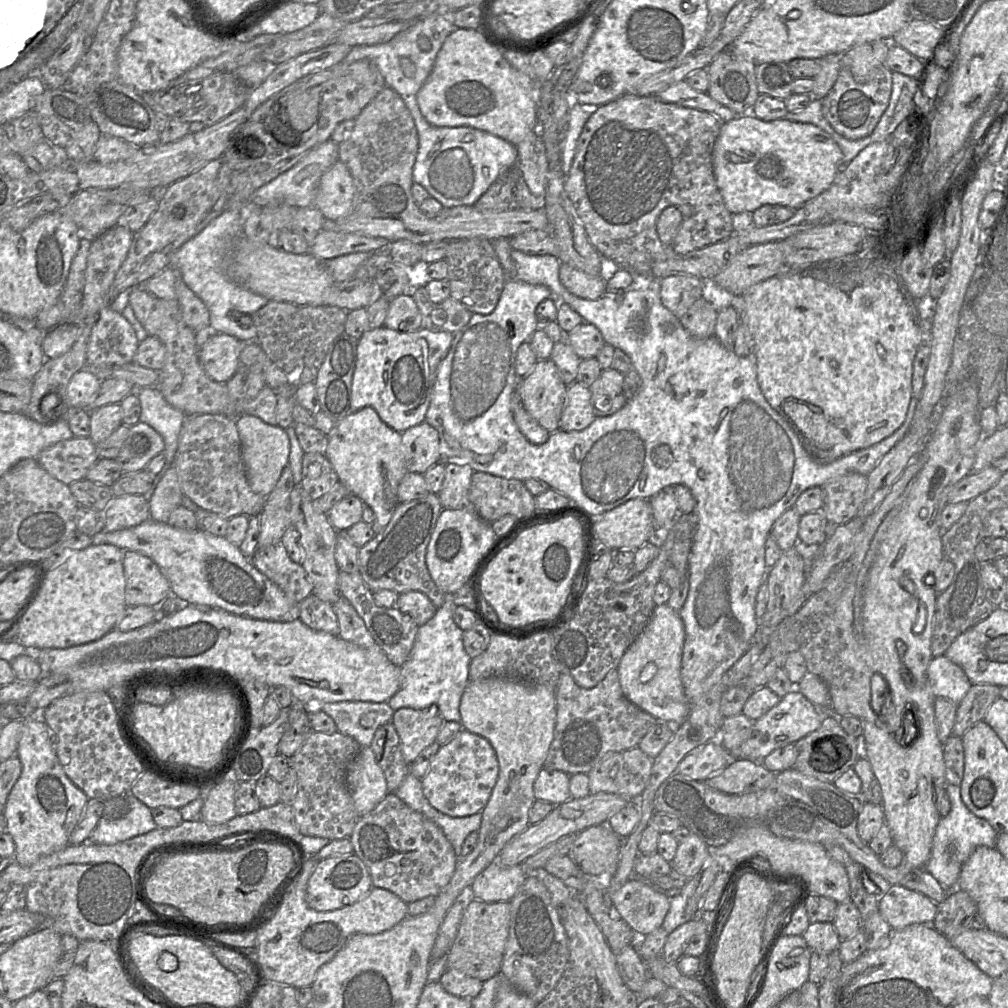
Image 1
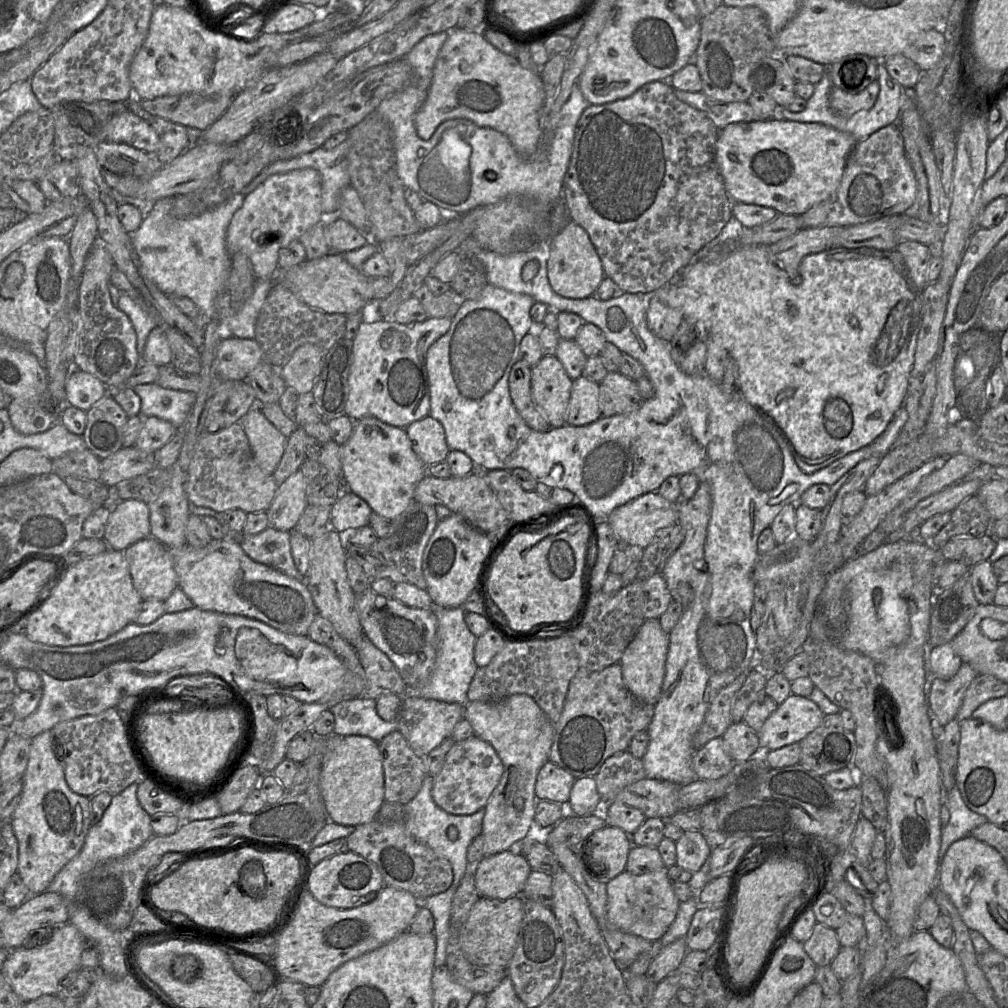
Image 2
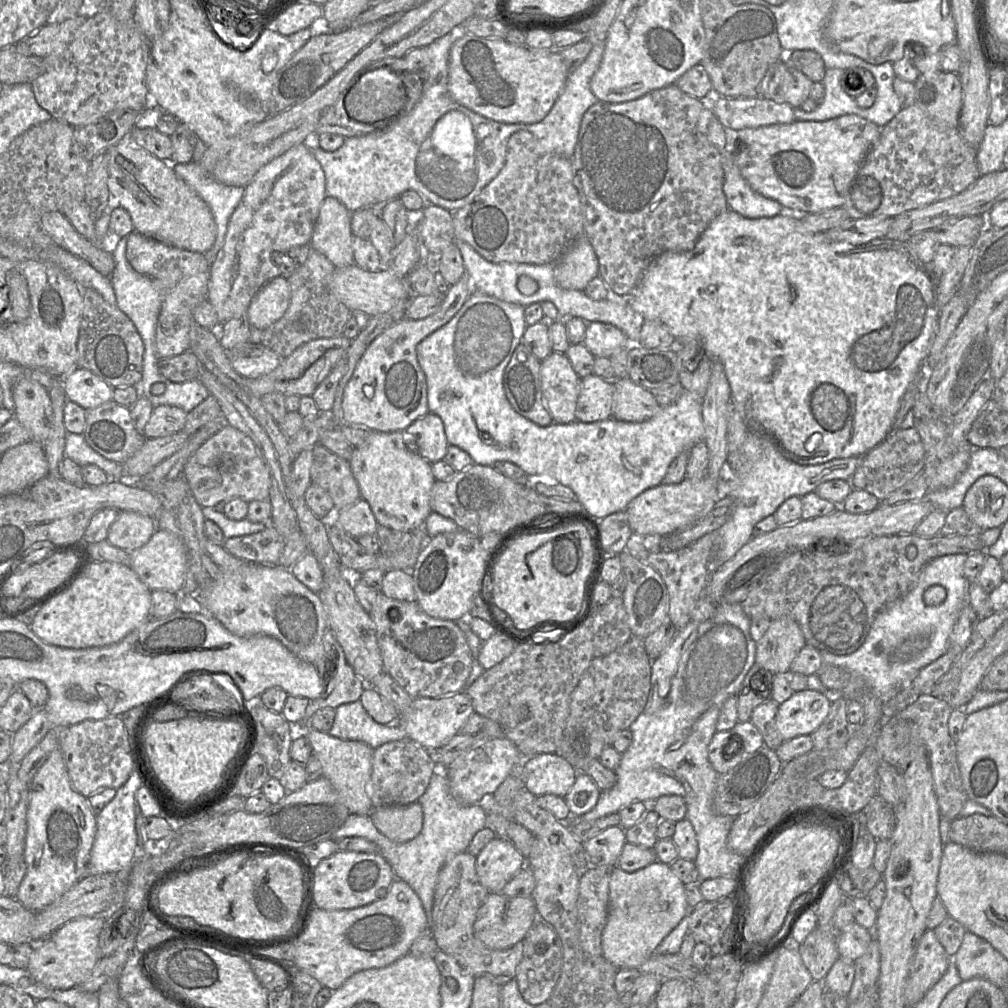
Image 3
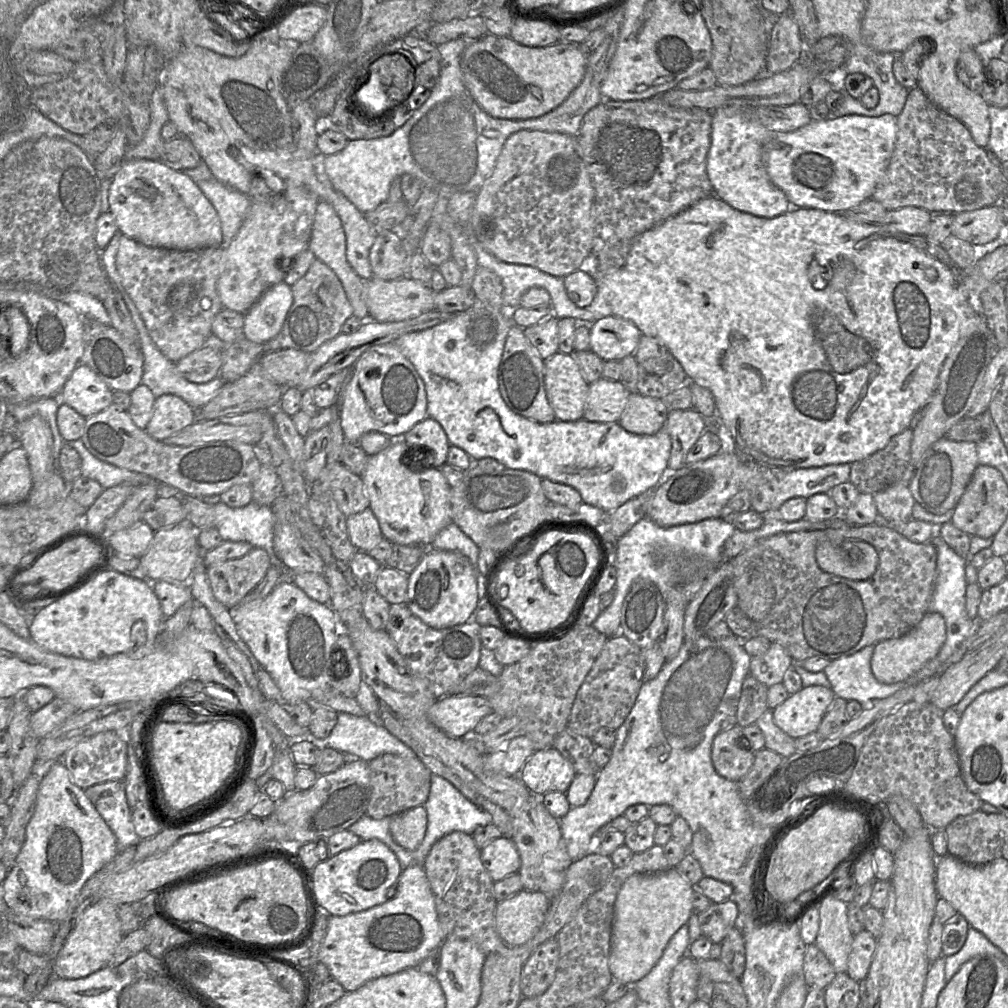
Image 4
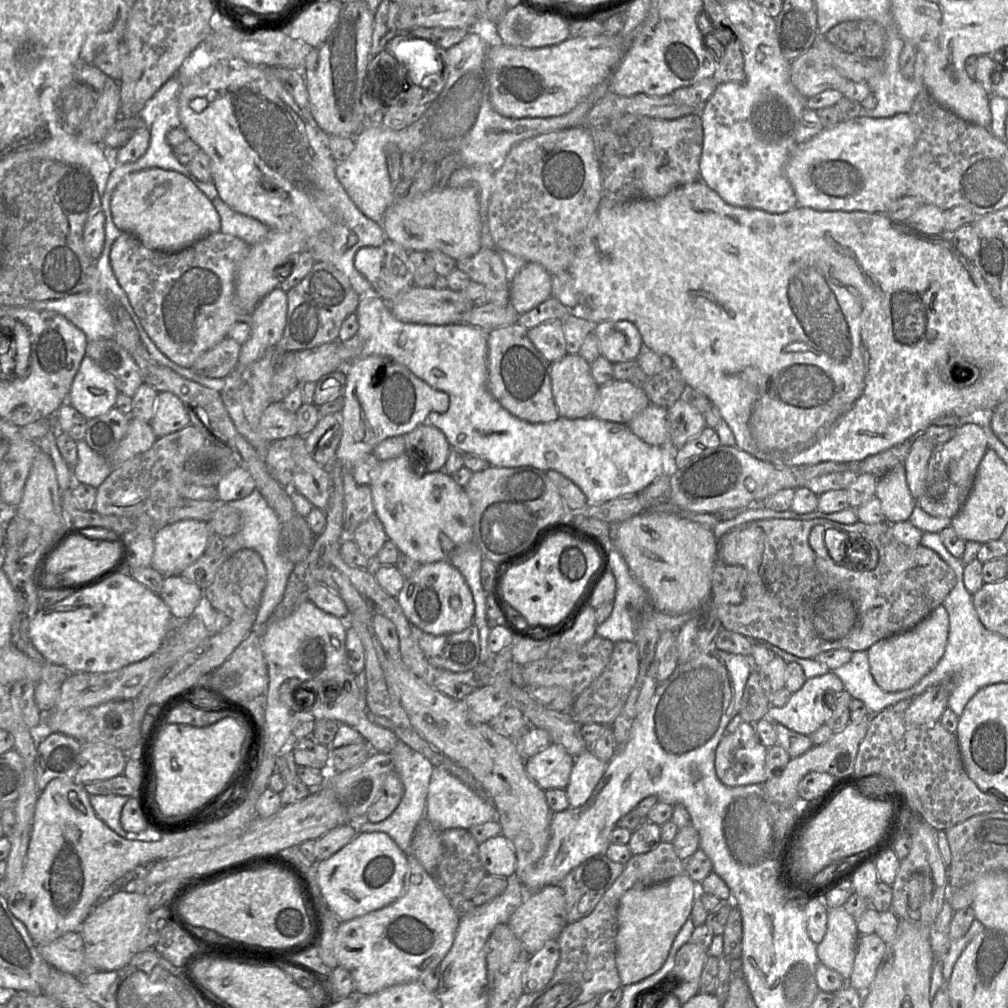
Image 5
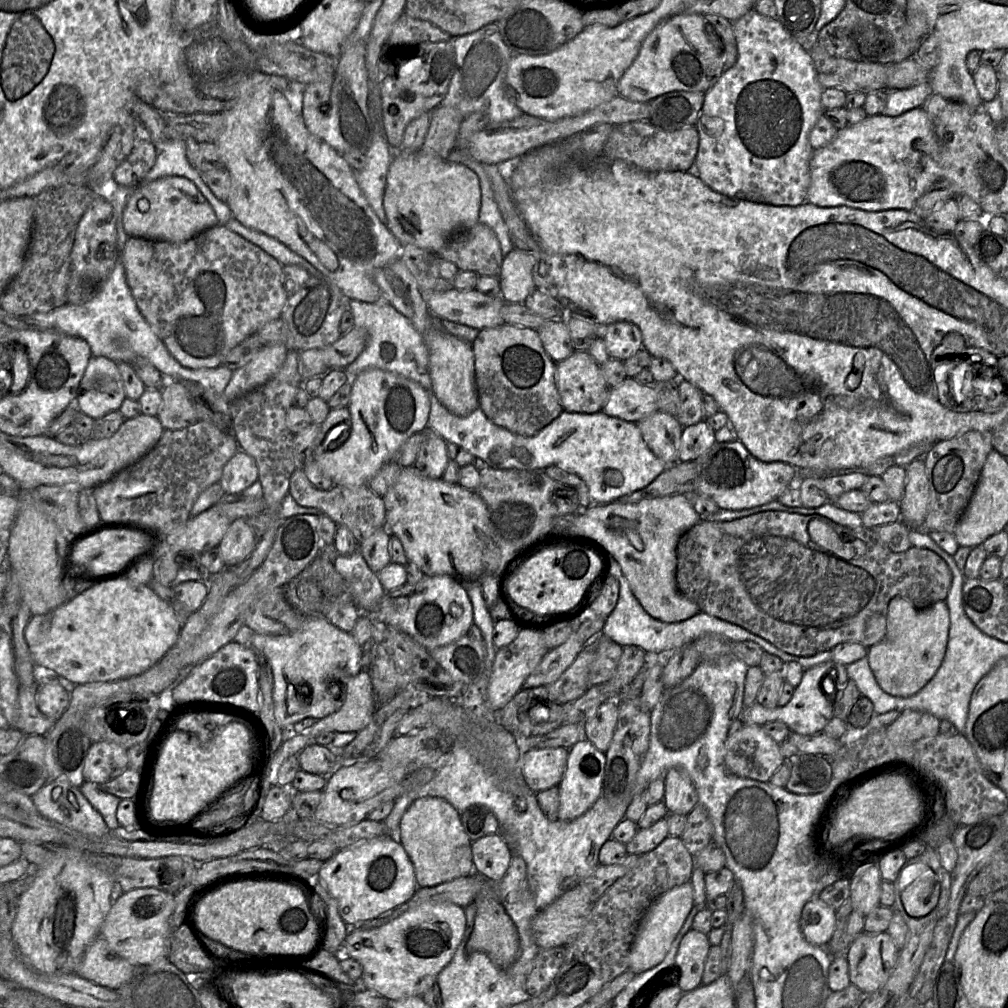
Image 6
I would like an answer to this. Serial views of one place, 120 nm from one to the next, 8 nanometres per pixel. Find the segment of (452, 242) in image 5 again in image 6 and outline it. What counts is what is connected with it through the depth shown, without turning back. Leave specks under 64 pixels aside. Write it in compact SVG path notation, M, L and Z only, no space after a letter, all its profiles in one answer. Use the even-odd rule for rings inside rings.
M397 151L388 169L384 192L387 227L404 244L412 244L437 255L459 230L479 222L481 188L477 174L469 167L420 155Z

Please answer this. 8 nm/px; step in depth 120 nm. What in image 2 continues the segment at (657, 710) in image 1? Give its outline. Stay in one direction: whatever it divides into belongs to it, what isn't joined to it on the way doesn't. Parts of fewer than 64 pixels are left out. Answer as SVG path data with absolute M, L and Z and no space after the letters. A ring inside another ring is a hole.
M647 619L626 647L619 661L626 688L643 703L654 706L661 695L668 647L669 634L663 631L659 619Z

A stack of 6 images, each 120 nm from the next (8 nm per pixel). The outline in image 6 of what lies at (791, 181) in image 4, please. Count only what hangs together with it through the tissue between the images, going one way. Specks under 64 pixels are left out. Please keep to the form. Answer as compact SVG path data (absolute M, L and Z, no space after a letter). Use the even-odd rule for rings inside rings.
M922 107L913 108L899 116L868 115L857 124L839 129L830 143L814 150L810 161L811 182L806 201L821 207L843 205L865 211L911 211L918 198L941 179L941 158L942 146Z

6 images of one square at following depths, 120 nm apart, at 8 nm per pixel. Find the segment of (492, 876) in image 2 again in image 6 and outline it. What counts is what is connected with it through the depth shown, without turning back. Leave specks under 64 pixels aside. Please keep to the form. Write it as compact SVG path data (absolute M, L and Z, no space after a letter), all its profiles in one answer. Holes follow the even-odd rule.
M502 833L483 836L471 843L476 874L491 882L500 882L510 866L512 848Z

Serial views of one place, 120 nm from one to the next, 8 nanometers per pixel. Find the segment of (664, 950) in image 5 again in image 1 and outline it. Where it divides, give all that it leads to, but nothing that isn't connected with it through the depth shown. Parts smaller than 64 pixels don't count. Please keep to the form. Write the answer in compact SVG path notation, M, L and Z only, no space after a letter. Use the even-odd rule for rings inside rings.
M634 879L610 891L610 899L621 919L640 937L661 928L670 909L667 896Z

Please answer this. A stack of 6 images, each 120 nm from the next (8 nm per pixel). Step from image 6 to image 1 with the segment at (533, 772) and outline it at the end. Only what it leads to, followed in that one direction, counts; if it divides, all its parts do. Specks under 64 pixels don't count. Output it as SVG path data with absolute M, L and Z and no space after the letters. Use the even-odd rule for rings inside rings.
M543 766L533 785L535 799L545 801L553 806L566 802L571 798L569 778L570 776L563 771Z

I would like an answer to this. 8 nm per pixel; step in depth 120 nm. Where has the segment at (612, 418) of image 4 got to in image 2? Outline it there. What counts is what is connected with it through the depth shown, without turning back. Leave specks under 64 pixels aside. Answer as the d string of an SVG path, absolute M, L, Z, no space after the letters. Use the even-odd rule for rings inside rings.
M581 375L573 381L566 424L584 426L597 421L601 417L599 383Z

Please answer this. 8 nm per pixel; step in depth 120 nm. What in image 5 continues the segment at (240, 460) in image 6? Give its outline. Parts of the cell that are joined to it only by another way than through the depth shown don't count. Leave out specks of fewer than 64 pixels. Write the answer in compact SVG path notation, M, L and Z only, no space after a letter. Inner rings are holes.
M242 465L230 471L215 486L218 493L217 500L224 503L243 499L250 495L255 488L254 479Z

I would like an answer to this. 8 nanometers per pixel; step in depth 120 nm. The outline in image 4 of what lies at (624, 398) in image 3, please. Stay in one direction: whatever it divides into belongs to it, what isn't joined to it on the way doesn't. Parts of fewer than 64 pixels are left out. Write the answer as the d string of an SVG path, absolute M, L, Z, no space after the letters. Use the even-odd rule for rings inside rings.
M632 390L618 423L629 433L653 435L664 426L668 413L661 399Z

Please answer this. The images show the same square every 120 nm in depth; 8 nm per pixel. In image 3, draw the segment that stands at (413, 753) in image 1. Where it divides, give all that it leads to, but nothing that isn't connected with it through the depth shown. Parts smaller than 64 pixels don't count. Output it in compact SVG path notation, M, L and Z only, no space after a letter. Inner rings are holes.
M466 691L441 698L419 697L414 698L410 706L402 713L398 724L405 730L409 740L427 750L436 750L459 734L473 713L472 703Z

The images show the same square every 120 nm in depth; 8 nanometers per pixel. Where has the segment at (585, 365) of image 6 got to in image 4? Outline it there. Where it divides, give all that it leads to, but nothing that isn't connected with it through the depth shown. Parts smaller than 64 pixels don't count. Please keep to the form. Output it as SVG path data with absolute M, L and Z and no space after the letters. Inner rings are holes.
M557 351L545 359L544 384L556 420L577 421L583 418L589 383L573 354Z

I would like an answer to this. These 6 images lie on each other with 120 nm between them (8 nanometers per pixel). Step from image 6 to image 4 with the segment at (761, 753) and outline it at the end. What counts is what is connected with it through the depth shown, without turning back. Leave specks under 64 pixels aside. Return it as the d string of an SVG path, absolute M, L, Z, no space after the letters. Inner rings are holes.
M737 724L722 731L712 743L711 759L716 772L734 782L747 774L755 759L755 752L741 746L742 728Z

